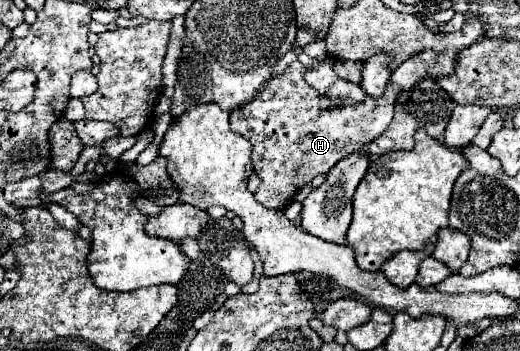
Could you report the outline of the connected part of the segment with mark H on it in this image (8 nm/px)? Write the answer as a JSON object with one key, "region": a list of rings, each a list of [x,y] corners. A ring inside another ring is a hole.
{"region":[[[424,50],[392,72],[380,98],[366,96],[364,102],[340,102],[338,106],[330,106],[326,98],[306,84],[306,68],[300,62],[292,62],[280,76],[274,76],[254,102],[244,106],[244,110],[234,110],[230,114],[232,132],[248,138],[254,148],[254,172],[262,180],[256,192],[258,202],[268,209],[286,208],[294,200],[296,192],[312,178],[328,172],[336,160],[344,158],[344,154],[356,152],[360,144],[372,142],[380,136],[394,118],[394,100],[398,92],[424,80],[438,58],[438,52]]]}

